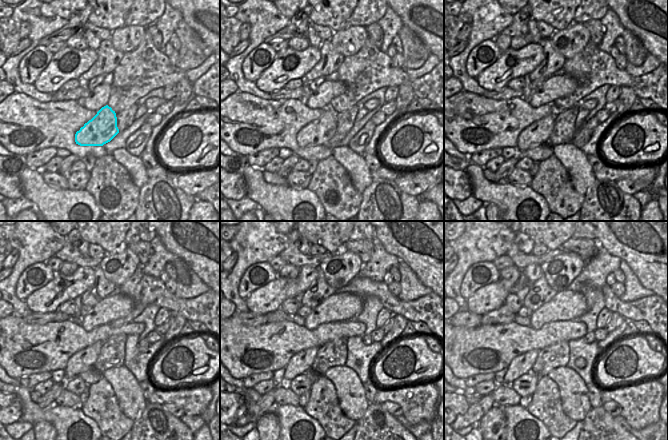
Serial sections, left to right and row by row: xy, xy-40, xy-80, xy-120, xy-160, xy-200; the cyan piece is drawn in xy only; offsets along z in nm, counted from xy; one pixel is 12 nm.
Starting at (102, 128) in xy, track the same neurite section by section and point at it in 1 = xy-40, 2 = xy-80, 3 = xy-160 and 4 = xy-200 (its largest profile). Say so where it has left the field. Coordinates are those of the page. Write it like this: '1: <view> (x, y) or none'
1: xy-40 (319, 132)
2: xy-80 (538, 133)
3: xy-160 (300, 363)
4: xy-200 (522, 364)

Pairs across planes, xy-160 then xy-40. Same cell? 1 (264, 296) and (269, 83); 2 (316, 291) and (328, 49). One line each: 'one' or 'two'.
1: one
2: one

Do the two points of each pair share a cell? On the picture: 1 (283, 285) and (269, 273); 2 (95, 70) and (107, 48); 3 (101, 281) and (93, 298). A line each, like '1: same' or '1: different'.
1: different
2: same
3: same

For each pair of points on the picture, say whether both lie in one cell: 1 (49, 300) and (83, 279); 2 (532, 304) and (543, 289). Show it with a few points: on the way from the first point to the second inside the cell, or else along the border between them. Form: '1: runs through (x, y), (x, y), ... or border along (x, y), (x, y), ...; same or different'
1: runs through (57, 292), (62, 292), (67, 287), (75, 285); same
2: runs through (533, 300), (539, 293); same

